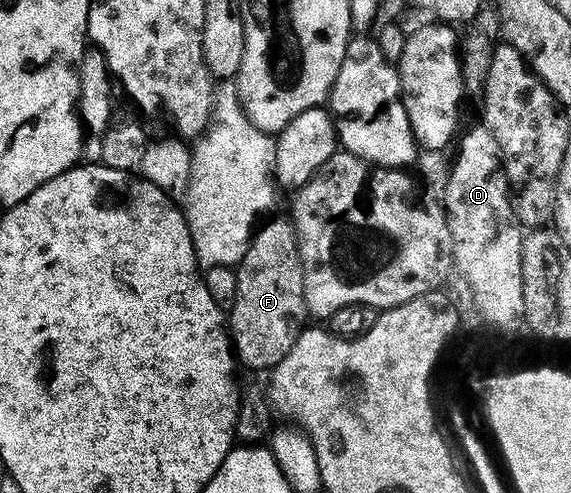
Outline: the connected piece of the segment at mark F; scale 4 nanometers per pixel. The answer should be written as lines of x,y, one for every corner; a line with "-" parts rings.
288,216
271,218
255,231
252,242
235,267
236,295
226,314
232,349
239,365
264,372
271,371
272,367
279,364
282,356
294,348
294,340
298,340
306,328
304,265
296,224

